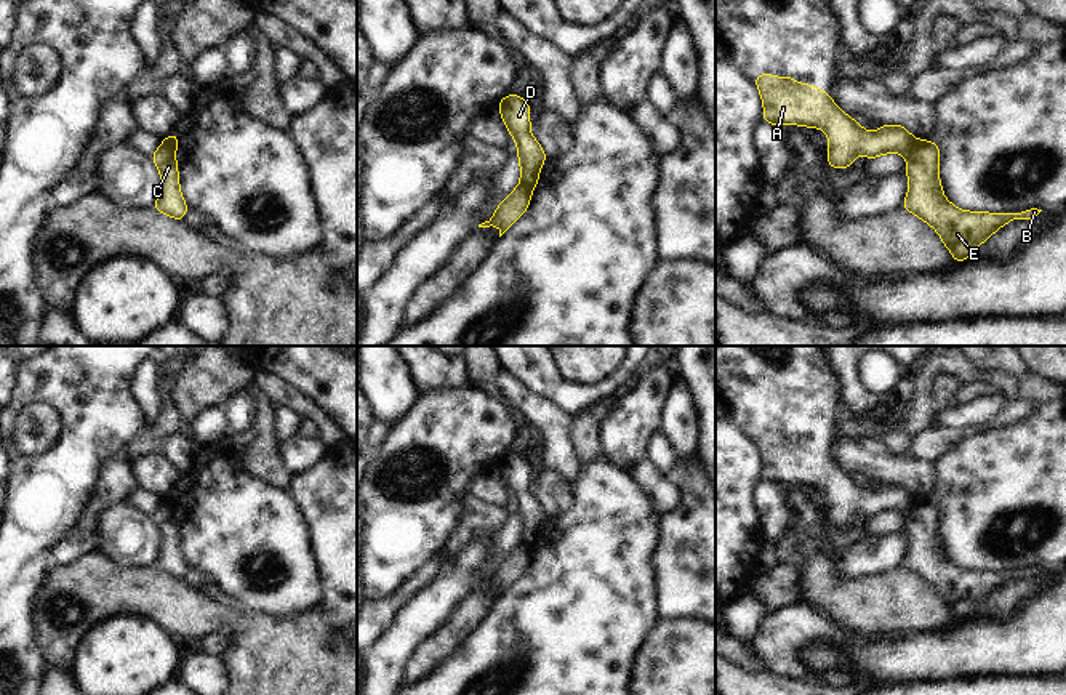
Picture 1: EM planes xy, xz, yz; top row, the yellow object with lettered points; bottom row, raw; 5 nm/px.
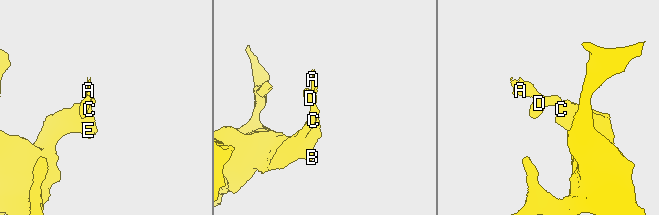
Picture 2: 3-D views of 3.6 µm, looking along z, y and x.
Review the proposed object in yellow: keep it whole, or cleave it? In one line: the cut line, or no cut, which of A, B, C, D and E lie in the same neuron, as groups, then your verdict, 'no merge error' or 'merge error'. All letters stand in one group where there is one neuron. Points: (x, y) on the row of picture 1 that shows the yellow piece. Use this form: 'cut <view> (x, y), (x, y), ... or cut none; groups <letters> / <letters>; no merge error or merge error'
cut yz (919, 141), (908, 160); groups A D / B C E; merge error

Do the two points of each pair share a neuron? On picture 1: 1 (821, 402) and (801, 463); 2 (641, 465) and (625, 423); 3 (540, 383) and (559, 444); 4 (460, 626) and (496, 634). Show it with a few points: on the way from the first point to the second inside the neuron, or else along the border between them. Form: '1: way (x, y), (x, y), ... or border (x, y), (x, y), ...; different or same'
1: way (813, 417), (813, 439), (804, 449); same
2: way (631, 455), (625, 449), (625, 433); same
3: border (514, 377), (570, 415); different
4: border (495, 601), (480, 622), (445, 657); different

